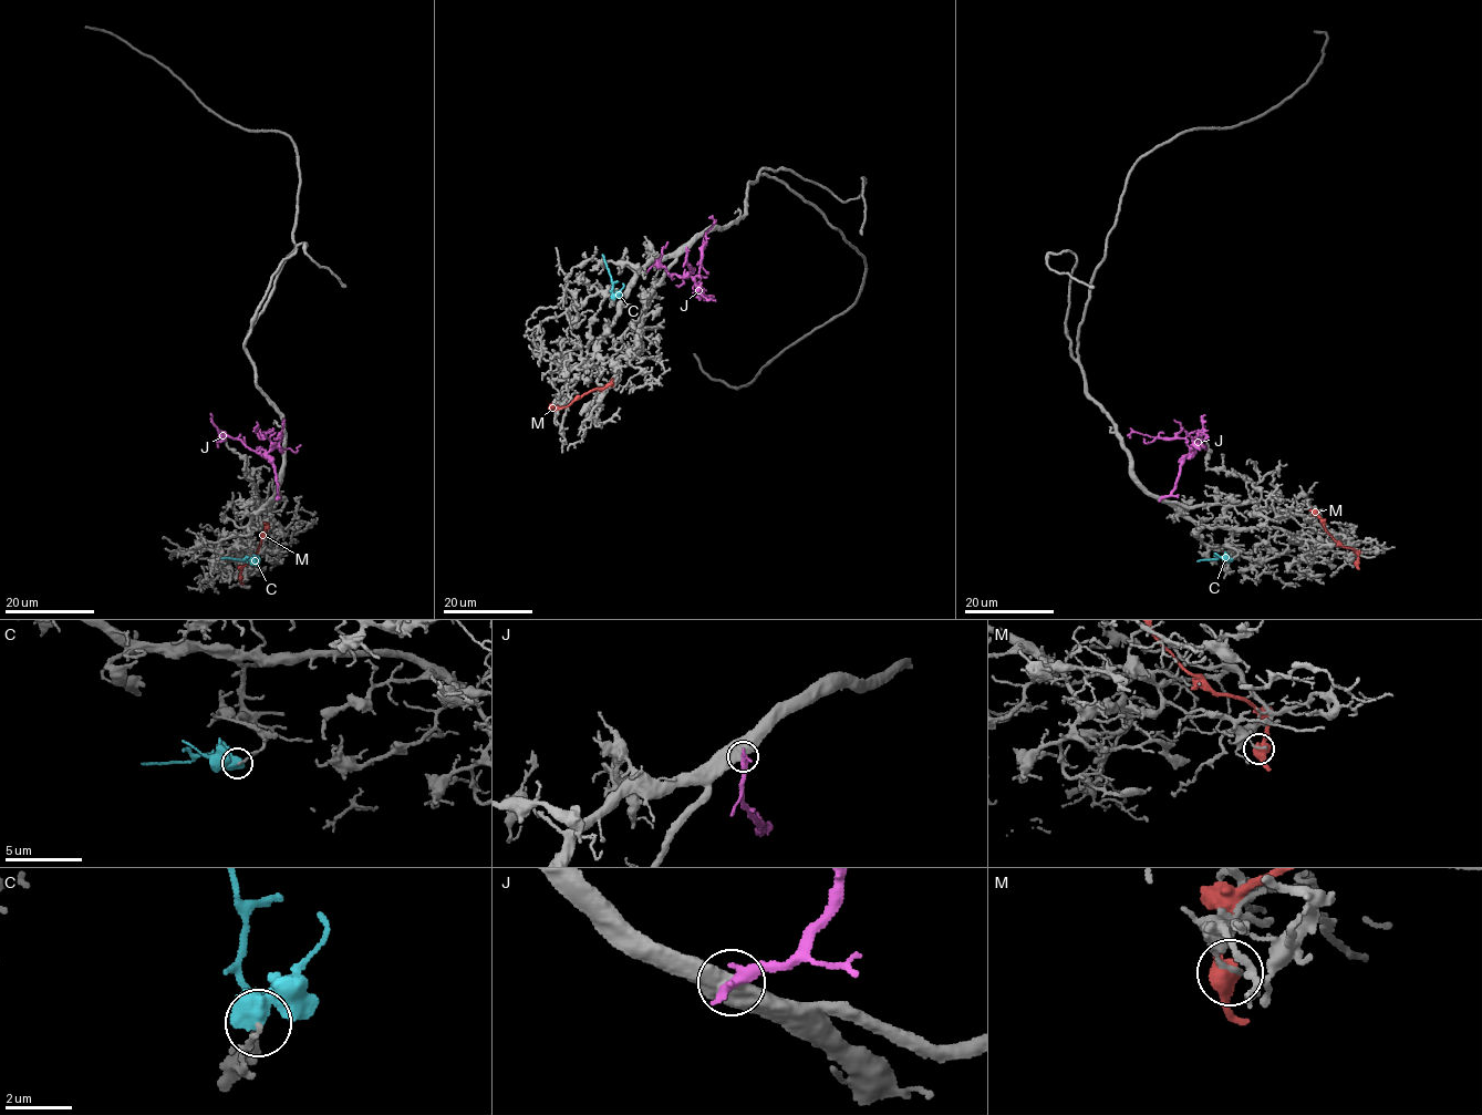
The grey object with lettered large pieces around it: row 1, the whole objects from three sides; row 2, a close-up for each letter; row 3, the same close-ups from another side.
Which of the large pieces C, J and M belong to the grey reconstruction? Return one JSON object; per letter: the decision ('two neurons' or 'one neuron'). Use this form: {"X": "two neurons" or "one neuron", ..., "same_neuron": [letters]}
{"C": "two neurons", "J": "two neurons", "M": "two neurons", "same_neuron": []}

